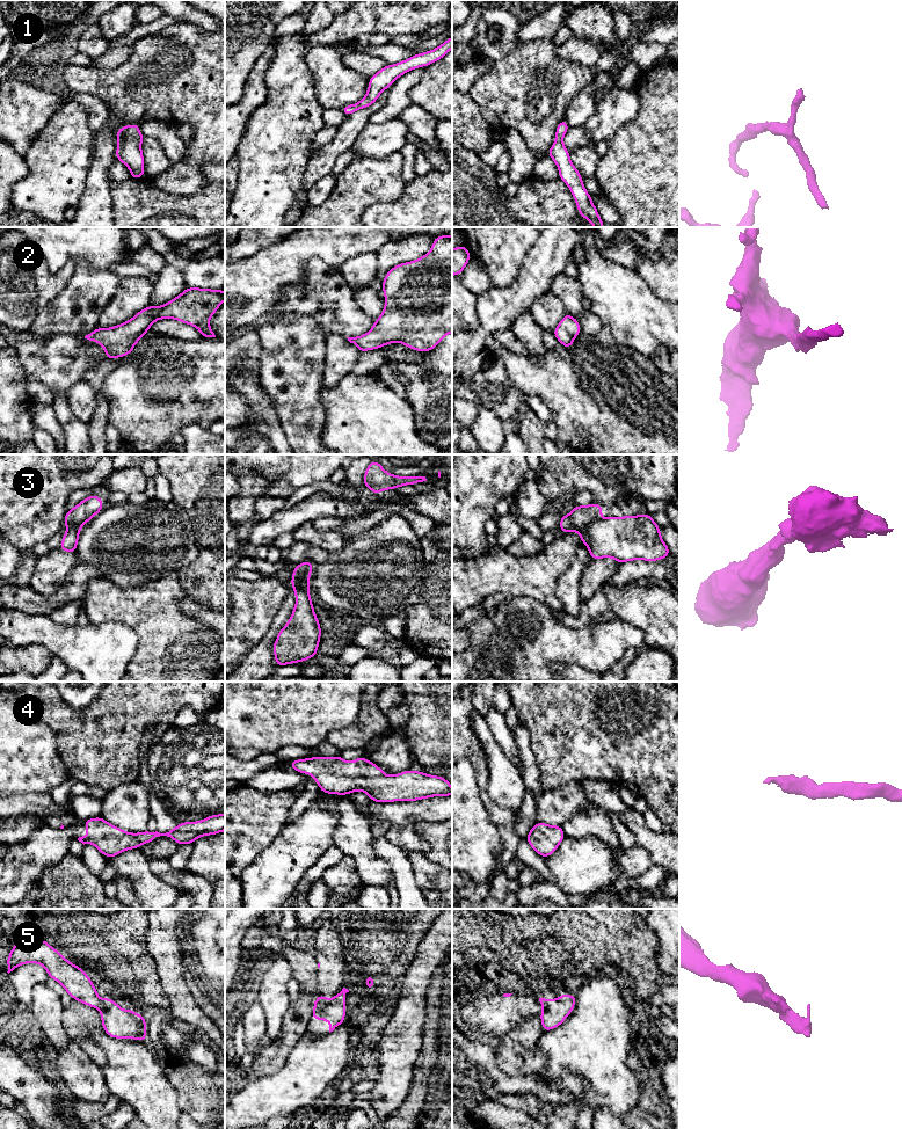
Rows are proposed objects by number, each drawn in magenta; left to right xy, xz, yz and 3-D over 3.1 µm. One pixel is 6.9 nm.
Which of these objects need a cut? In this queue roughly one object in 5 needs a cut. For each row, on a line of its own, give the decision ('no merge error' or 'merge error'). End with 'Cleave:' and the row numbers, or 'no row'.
1: no merge error
2: no merge error
3: merge error
4: no merge error
5: merge error
Cleave: 3, 5

